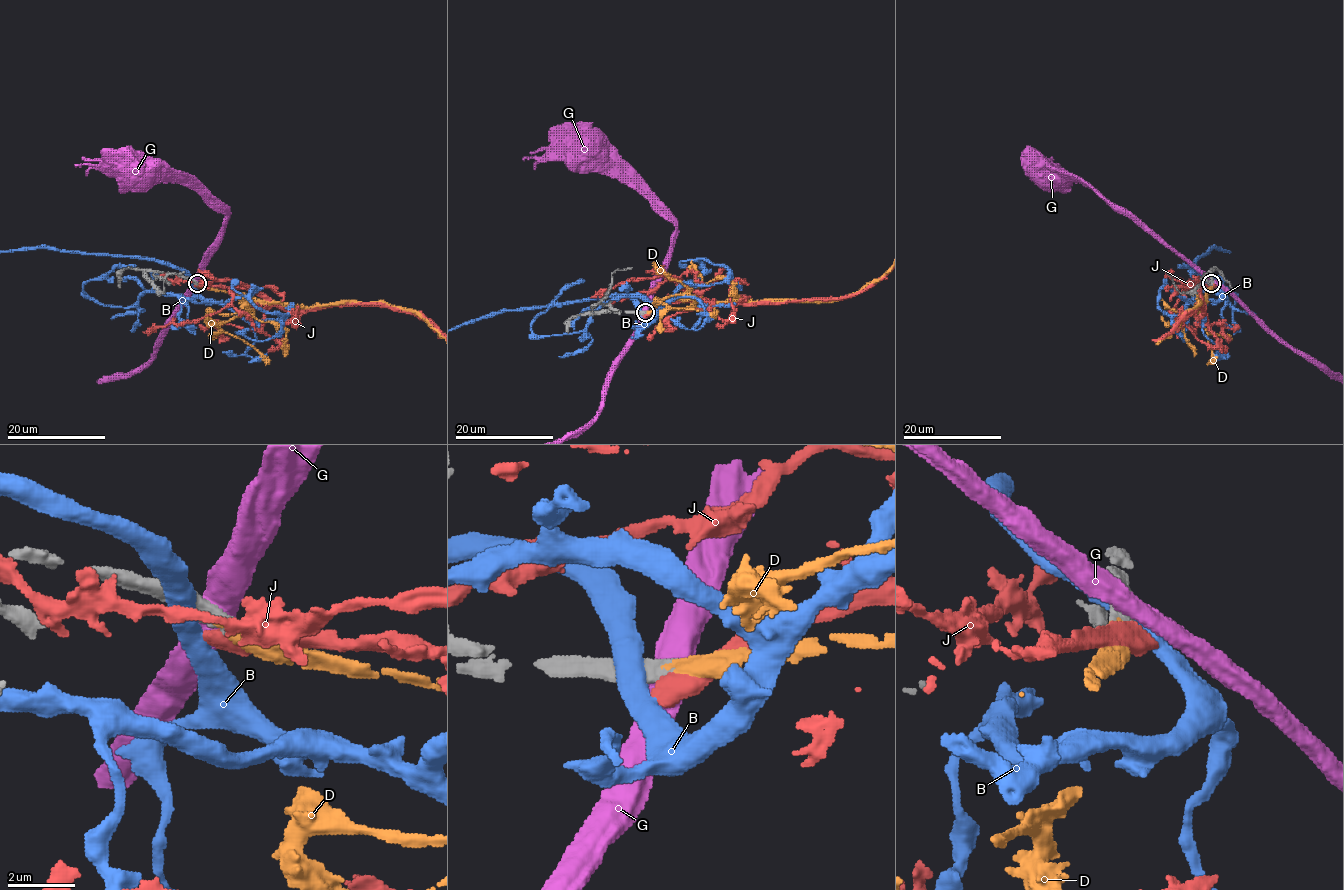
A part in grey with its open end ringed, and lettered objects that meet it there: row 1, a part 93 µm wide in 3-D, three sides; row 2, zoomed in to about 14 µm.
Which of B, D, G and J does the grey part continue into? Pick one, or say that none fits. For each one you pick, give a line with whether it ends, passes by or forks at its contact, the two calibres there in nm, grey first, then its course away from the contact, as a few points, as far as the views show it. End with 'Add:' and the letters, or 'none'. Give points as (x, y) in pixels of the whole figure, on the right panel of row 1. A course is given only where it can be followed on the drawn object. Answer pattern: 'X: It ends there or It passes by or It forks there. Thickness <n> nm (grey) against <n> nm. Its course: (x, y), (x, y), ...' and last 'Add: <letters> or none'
D: It ends there. Thickness 480 nm (grey) against 400 nm
Add: D

